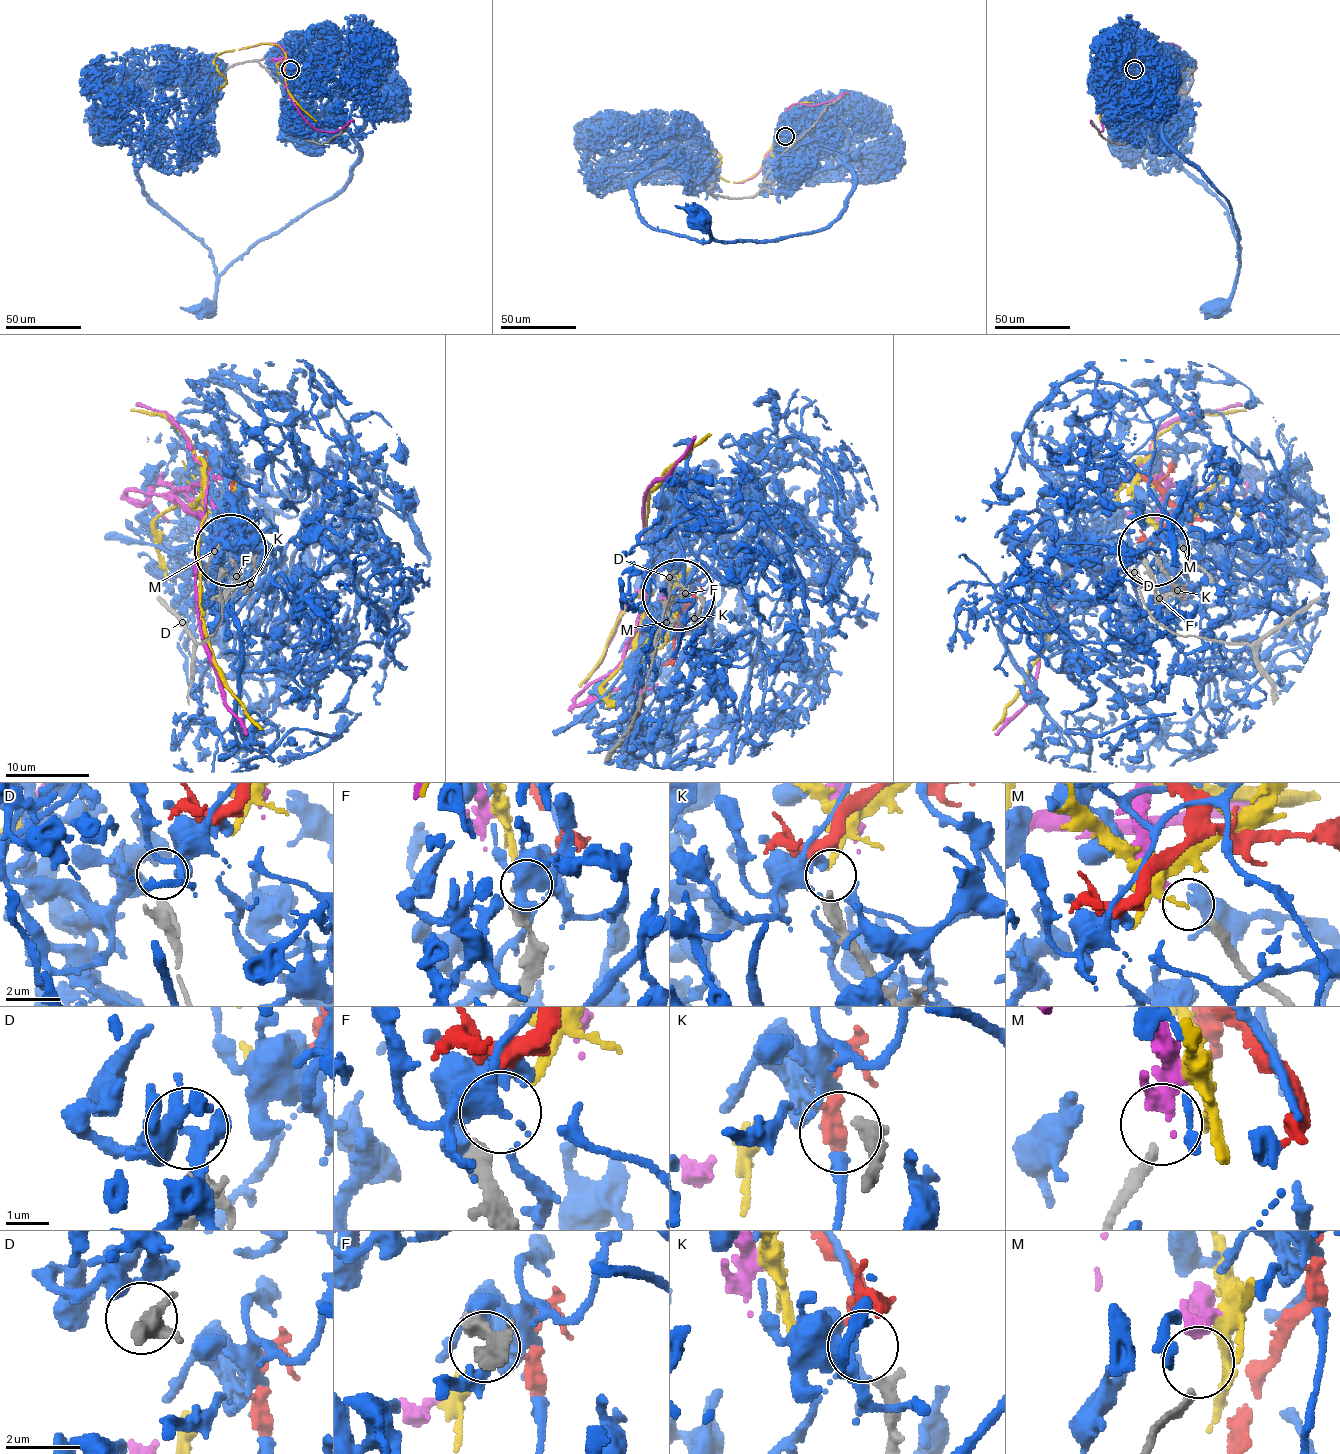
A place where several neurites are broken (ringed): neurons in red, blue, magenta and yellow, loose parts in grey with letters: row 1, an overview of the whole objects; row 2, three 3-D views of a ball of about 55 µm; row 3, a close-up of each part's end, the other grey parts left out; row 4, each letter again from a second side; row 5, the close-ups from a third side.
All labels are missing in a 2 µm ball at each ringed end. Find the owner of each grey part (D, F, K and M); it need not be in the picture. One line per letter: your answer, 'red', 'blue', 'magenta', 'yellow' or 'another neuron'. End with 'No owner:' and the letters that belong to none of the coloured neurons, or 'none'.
D: another neuron
F: yellow
K: red
M: magenta
No owner: D

